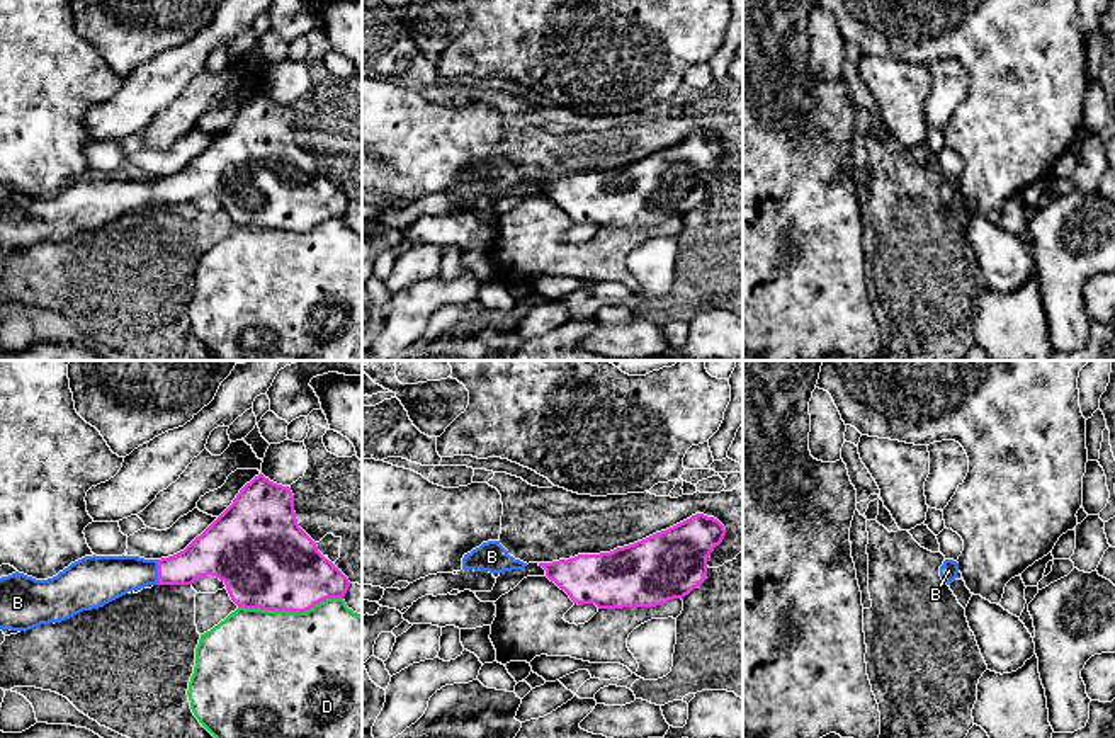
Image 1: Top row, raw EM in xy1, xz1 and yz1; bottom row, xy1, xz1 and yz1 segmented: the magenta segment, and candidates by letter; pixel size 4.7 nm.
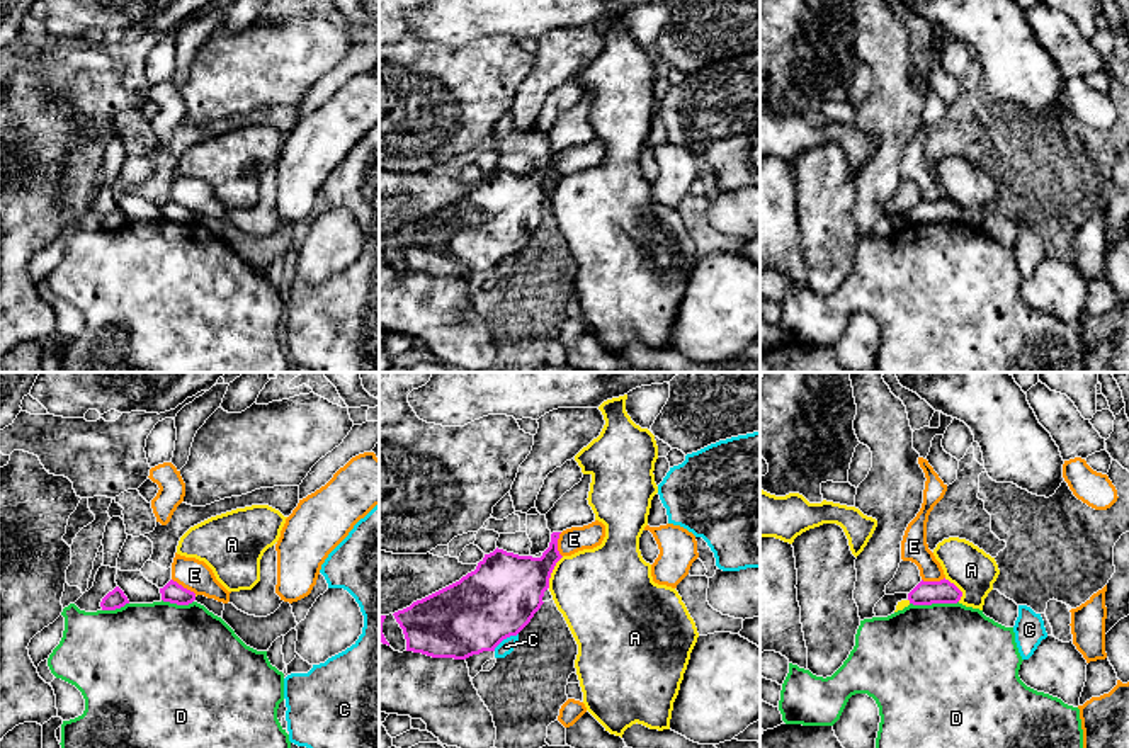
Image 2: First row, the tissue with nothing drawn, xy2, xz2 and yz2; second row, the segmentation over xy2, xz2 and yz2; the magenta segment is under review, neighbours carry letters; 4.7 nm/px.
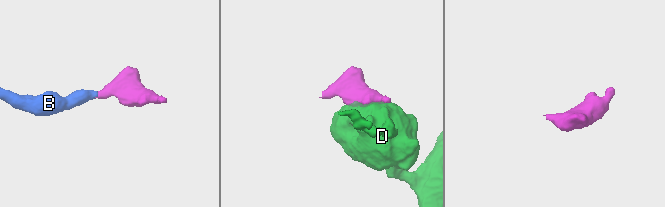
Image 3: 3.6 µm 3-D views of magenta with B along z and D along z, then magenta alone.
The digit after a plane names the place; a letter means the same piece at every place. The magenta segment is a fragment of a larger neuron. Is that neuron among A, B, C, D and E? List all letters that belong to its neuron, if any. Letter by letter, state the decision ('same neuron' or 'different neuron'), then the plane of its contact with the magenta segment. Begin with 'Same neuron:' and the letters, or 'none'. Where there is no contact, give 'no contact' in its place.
Same neuron: B
A: different neuron; meets magenta in xz2
B: same neuron; meets magenta in xy1
C: different neuron; meets magenta in xz2
D: different neuron; meets magenta in xy1
E: different neuron; meets magenta in xy2

